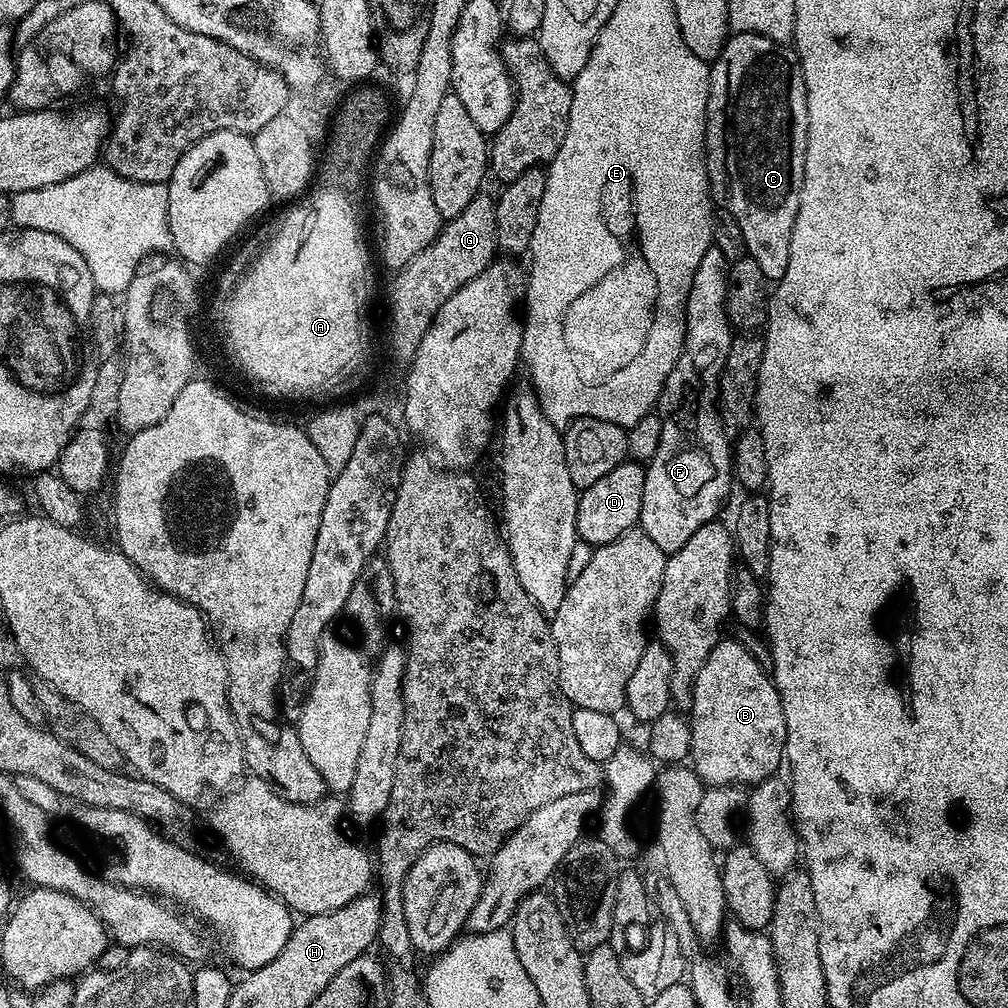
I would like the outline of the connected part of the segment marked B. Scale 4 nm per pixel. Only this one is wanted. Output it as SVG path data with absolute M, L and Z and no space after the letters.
M721 638L710 650L692 687L690 767L708 786L755 786L781 771L786 718L769 673L739 639Z

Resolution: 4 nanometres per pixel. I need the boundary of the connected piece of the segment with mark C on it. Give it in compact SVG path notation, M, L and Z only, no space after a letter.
M737 32L729 35L726 46L718 59L711 61L708 74L708 129L704 139L704 150L708 153L708 183L717 205L720 204L727 215L733 216L742 226L742 238L746 238L746 254L758 262L762 274L766 274L769 282L775 282L786 274L786 266L790 266L790 238L794 230L794 218L798 214L798 202L802 198L802 182L806 166L806 146L808 145L808 103L806 102L806 82L802 74L800 58L791 47L775 44L762 34Z

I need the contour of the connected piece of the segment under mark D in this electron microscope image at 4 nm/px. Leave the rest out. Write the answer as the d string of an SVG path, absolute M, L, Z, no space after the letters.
M631 458L614 466L610 474L602 474L598 482L580 492L578 502L578 518L576 519L576 535L588 546L599 546L606 542L614 542L618 534L637 527L642 510L642 494L646 486L646 468L643 463Z

